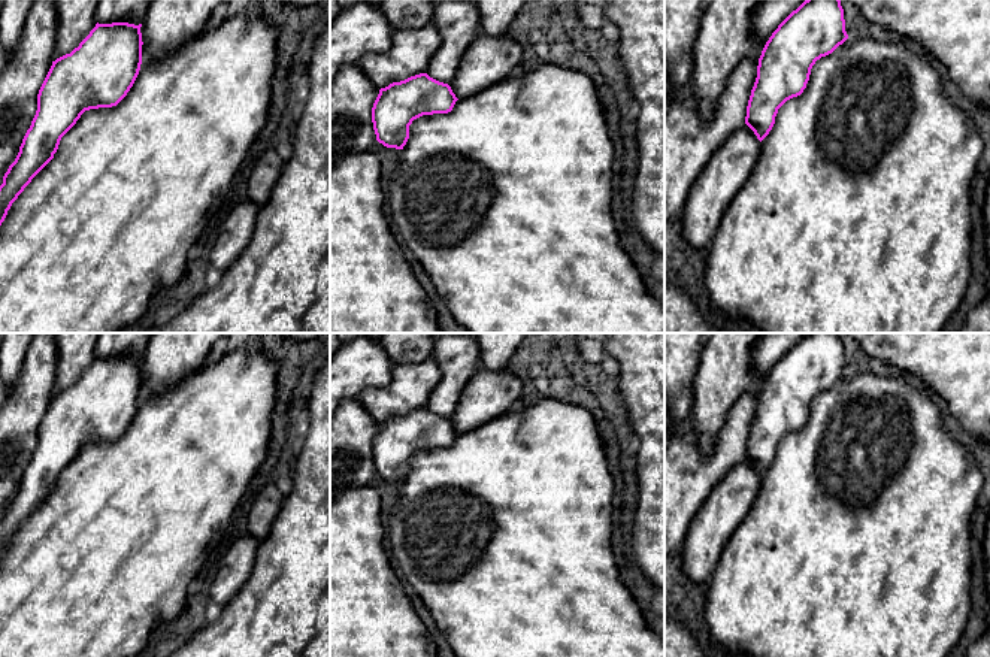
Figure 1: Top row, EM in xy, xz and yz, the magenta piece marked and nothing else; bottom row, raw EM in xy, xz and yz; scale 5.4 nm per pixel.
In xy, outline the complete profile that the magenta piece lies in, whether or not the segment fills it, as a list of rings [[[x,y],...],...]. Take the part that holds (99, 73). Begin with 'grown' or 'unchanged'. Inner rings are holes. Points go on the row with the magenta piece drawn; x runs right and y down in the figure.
grown; [[[254,12],[246,15],[227,16],[217,28],[203,30],[199,36],[184,43],[170,55],[158,57],[145,63],[142,61],[143,42],[140,27],[142,24],[134,25],[128,22],[97,22],[78,48],[75,48],[70,54],[66,54],[52,61],[52,66],[39,90],[36,115],[22,139],[15,161],[9,166],[3,176],[3,184],[0,185],[0,333],[127,333],[131,328],[146,323],[157,294],[175,287],[187,273],[194,243],[202,236],[208,224],[217,219],[221,211],[221,205],[227,202],[231,185],[236,181],[236,173],[242,167],[249,146],[255,143],[255,137],[267,121],[267,112],[273,94],[273,75],[278,60],[278,28],[269,19],[264,19]]]

